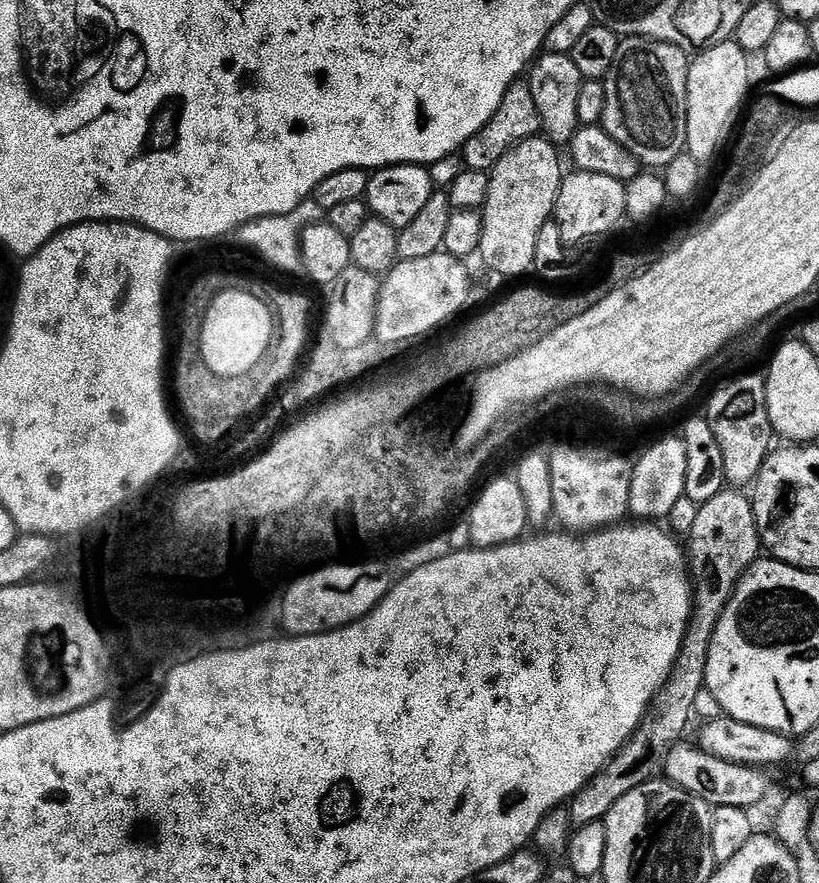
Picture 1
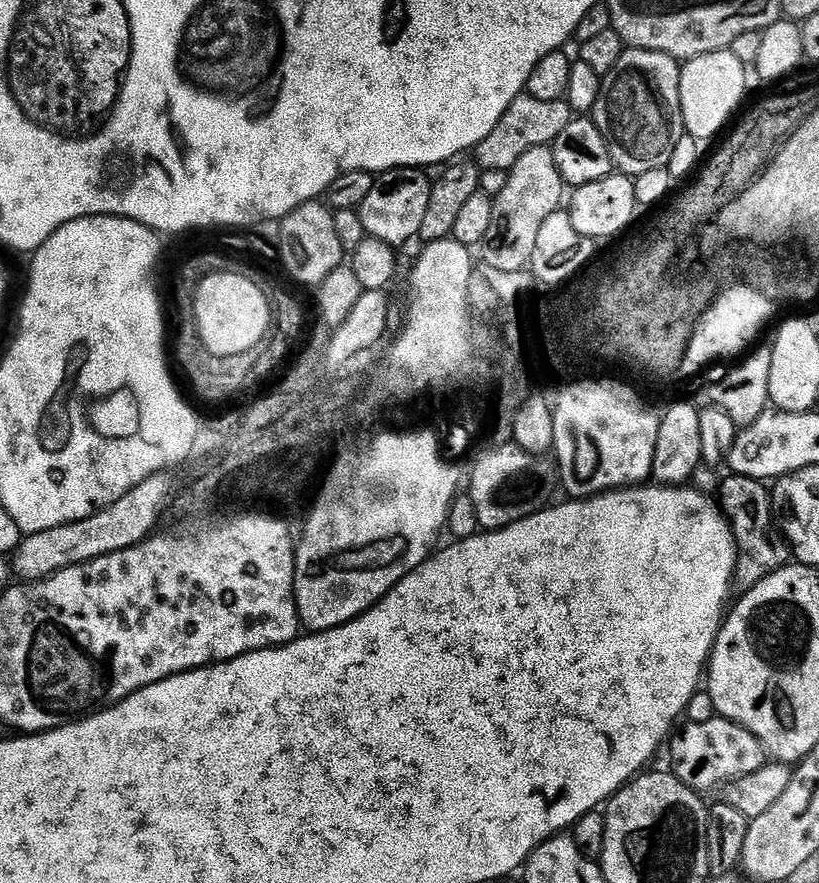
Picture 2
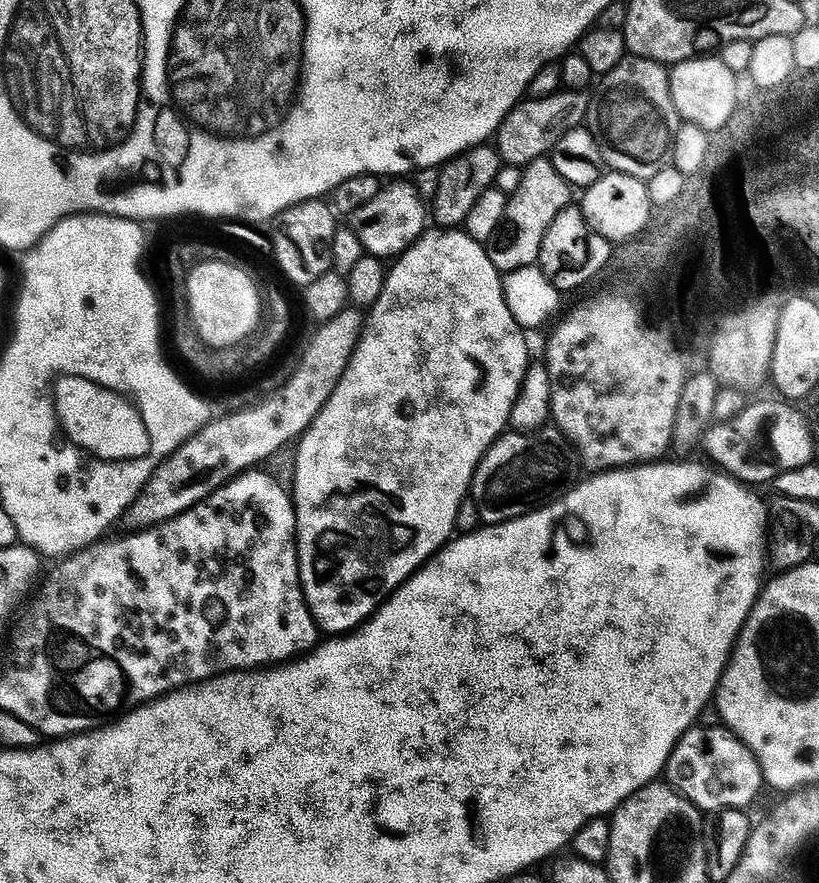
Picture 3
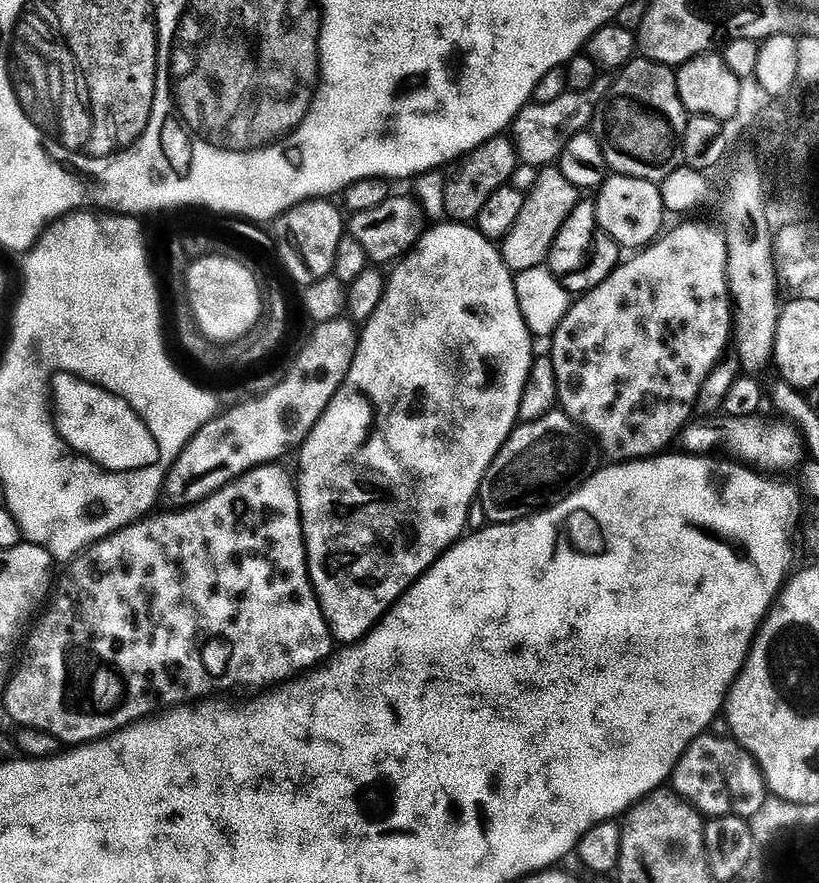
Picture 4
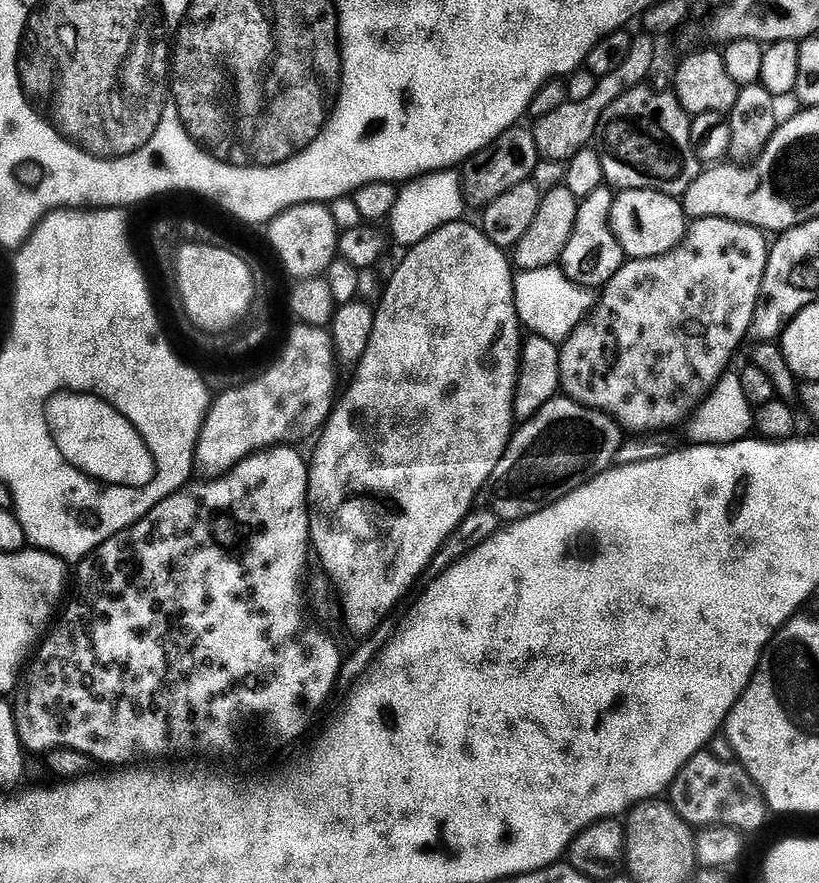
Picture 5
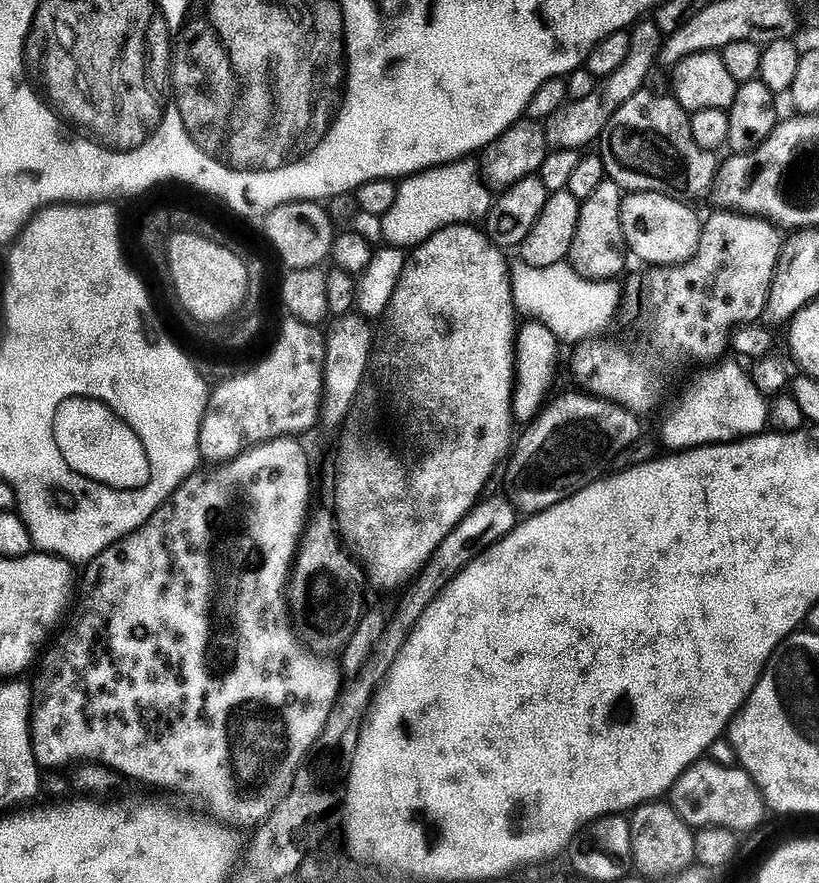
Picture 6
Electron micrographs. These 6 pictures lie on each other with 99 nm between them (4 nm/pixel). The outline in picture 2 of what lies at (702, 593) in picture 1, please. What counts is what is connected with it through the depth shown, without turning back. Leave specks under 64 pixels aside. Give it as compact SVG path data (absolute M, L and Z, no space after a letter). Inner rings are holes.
M728 474L720 484L718 503L732 525L732 536L736 540L734 588L737 593L743 594L758 586L762 578L774 574L786 563L785 557L780 557L779 550L772 545L772 540L768 537L768 531L772 528L772 516L774 517L770 488L763 480Z

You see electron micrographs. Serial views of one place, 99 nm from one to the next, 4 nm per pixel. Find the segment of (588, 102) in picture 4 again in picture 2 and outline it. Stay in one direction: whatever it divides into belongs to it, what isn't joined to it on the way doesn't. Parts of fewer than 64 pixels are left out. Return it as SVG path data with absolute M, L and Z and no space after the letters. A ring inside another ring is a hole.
M521 94L514 98L514 102L510 102L506 114L498 118L498 126L494 126L494 130L490 130L490 134L486 134L486 138L482 138L482 142L476 145L474 163L480 167L481 172L502 170L507 173L516 165L518 158L522 158L522 154L535 148L551 146L573 118L574 113L567 99L541 102L539 98Z

